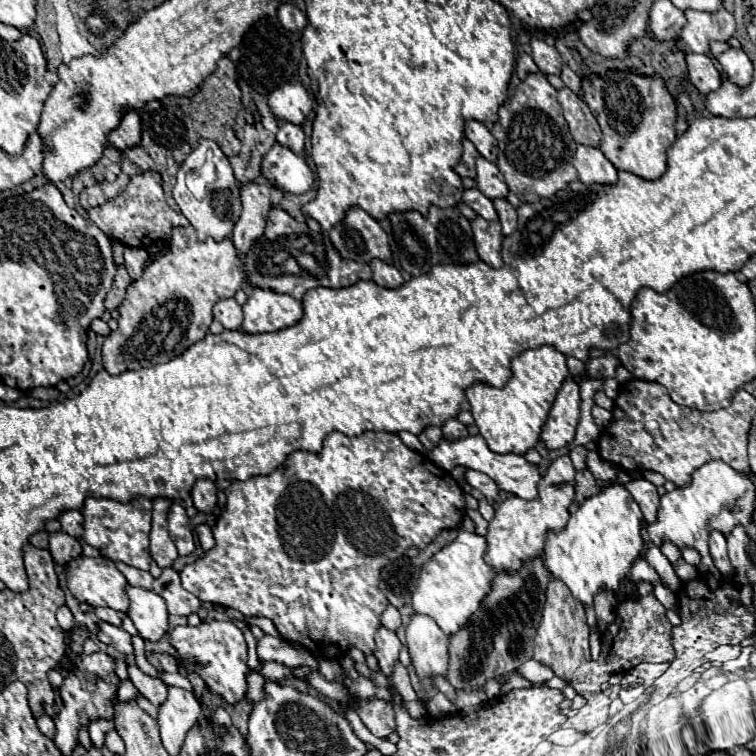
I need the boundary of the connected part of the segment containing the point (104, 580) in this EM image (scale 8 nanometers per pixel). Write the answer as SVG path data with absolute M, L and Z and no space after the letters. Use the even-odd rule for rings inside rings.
M72 558L66 564L66 584L80 602L88 602L92 606L110 606L120 612L128 610L128 582L108 558Z

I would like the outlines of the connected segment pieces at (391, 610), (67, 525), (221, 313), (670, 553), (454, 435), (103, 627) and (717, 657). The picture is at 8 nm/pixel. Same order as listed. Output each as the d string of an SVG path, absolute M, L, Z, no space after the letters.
M388 606L388 608L382 612L380 620L382 620L382 626L386 626L388 630L396 630L396 628L402 624L400 612L398 612L394 606Z
M66 510L64 514L58 516L58 520L60 520L62 530L66 534L70 534L74 538L80 538L82 536L82 532L84 532L84 528L82 528L84 518L82 518L82 512L80 510Z
M234 298L220 300L214 306L214 316L216 320L222 322L224 328L228 330L238 330L242 326L242 306Z
M664 542L660 547L661 552L668 558L671 564L675 564L680 558L682 558L681 551L671 542Z
M456 418L444 422L442 432L444 432L444 438L446 438L446 440L458 440L458 438L466 438L466 436L468 436L466 426L464 426L462 422L458 422Z
M98 622L98 640L114 646L118 652L130 654L132 652L132 642L130 642L130 634L126 634L126 630L122 630L120 626L110 626L108 622Z
M718 646L716 650L708 652L706 658L710 662L716 662L716 664L724 664L726 660L732 660L732 658L738 658L740 656L740 650L742 646Z

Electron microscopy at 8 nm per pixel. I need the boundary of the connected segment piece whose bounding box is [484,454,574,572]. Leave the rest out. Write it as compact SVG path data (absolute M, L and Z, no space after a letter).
M568 454L558 456L542 476L538 484L538 498L524 500L518 496L506 498L498 508L496 516L492 518L486 534L488 552L486 562L494 566L494 570L518 570L522 562L536 558L544 552L544 540L550 530L560 530L568 522L568 506L574 500L574 466Z

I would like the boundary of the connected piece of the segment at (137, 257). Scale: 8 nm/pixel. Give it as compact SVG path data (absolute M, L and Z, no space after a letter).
M126 246L124 260L126 260L124 266L126 266L130 278L138 280L142 276L142 270L144 270L144 264L148 260L148 254L146 254L144 248L130 248L130 246Z

